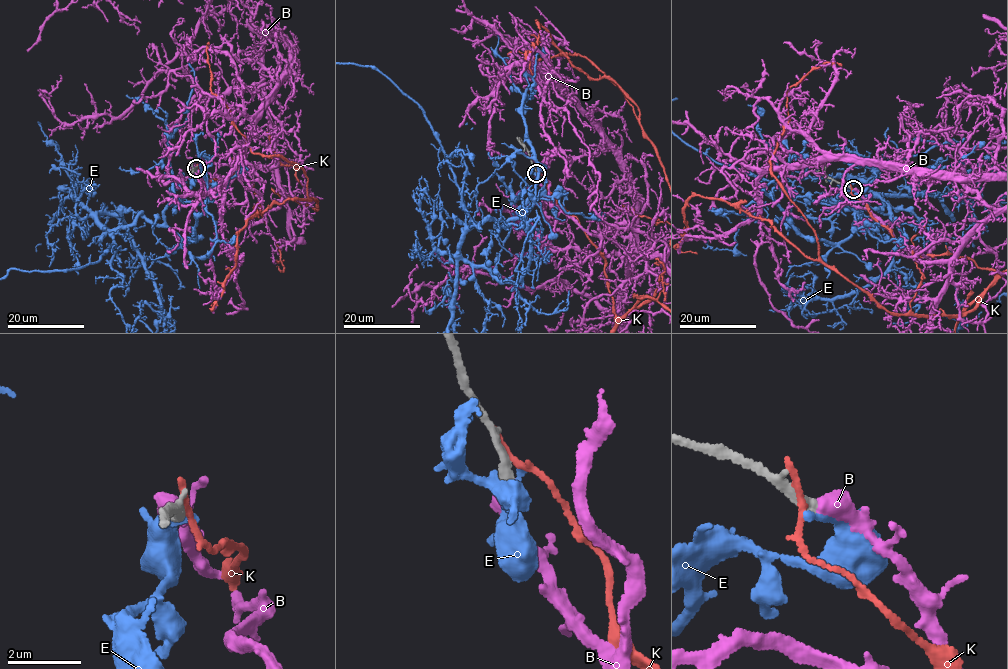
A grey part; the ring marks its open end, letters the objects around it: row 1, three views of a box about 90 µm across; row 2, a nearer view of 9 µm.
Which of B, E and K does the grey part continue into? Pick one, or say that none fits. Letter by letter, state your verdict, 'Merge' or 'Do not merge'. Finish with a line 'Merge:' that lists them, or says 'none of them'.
B: Merge
E: Do not merge
K: Do not merge
Merge: B

